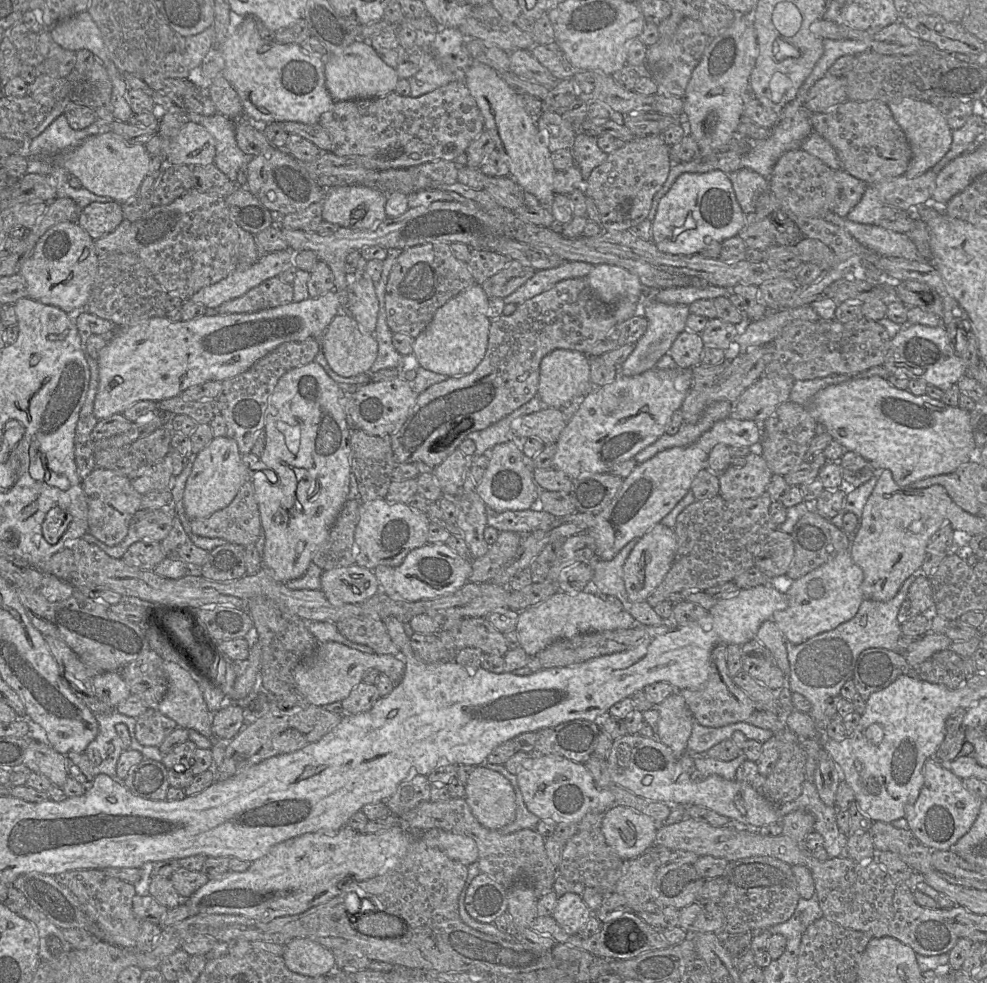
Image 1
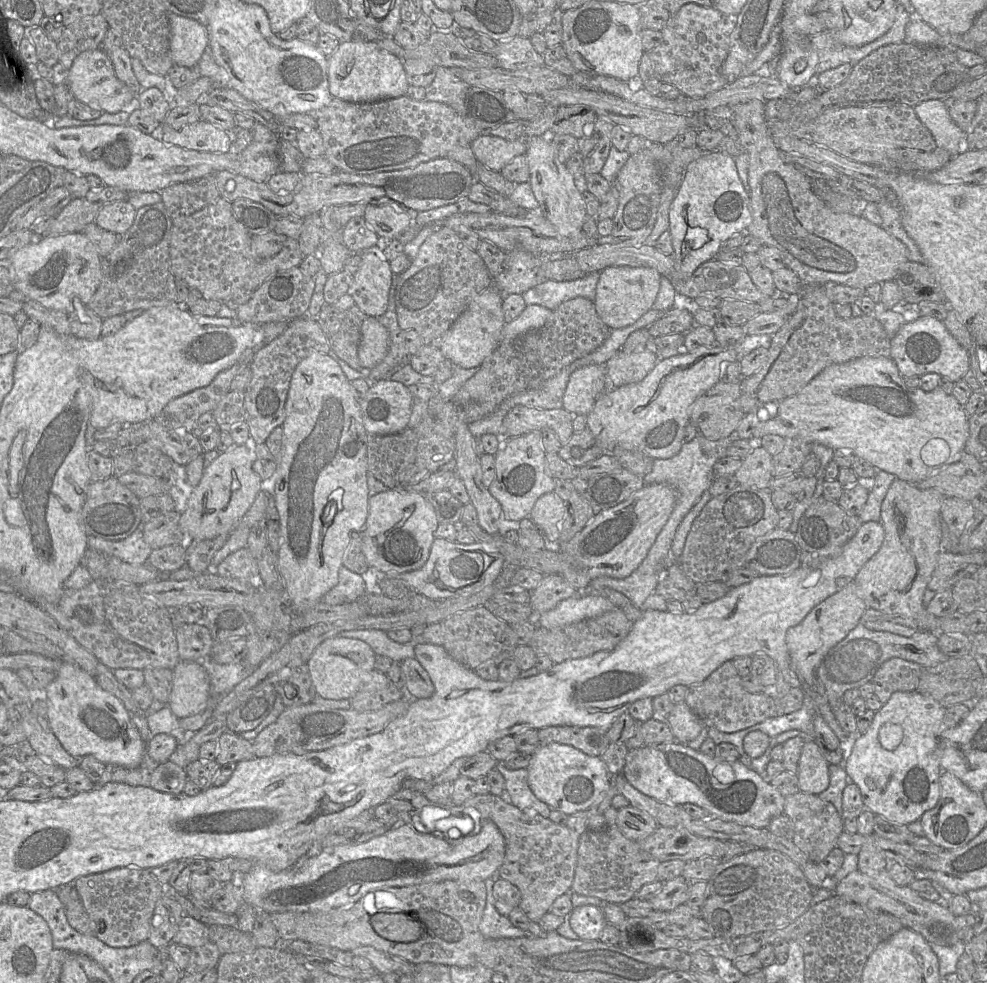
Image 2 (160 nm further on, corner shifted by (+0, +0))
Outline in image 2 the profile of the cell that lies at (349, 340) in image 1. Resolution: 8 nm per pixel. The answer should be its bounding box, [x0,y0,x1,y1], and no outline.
[358,317,389,370]

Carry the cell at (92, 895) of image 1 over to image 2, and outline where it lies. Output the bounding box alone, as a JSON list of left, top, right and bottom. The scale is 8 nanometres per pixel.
[73,867,166,947]

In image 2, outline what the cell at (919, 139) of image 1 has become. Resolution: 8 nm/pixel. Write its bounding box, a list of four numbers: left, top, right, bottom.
[913,100,966,156]

